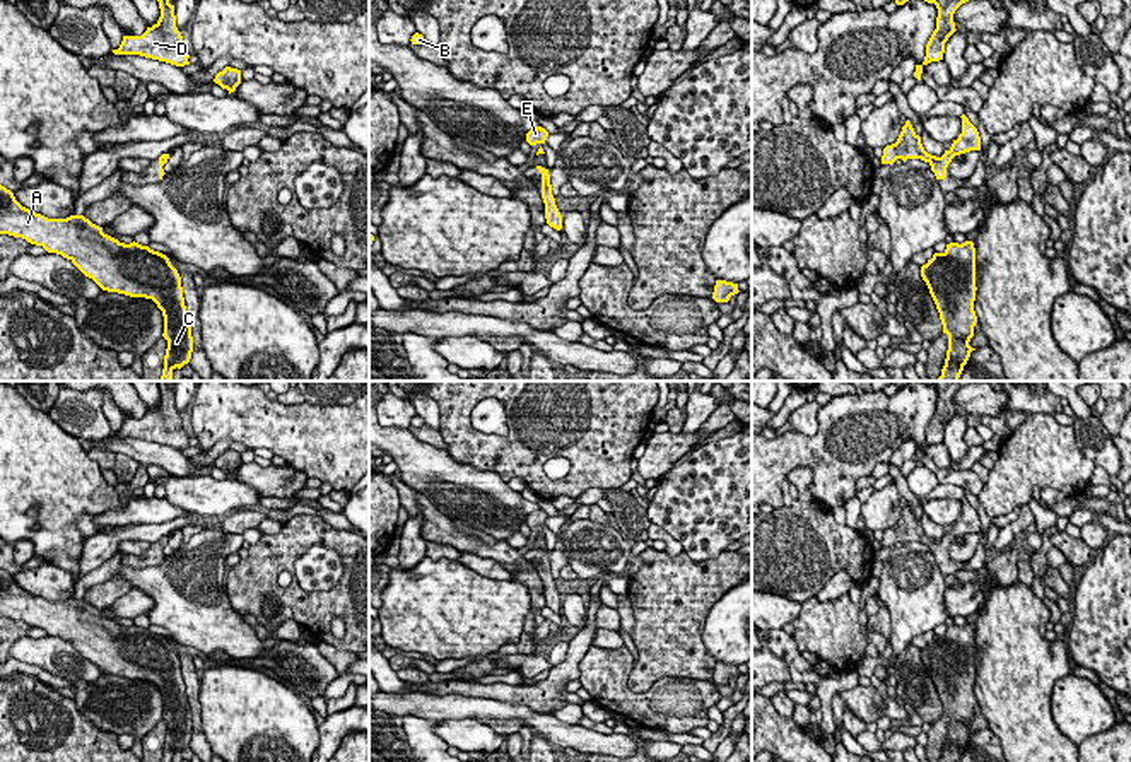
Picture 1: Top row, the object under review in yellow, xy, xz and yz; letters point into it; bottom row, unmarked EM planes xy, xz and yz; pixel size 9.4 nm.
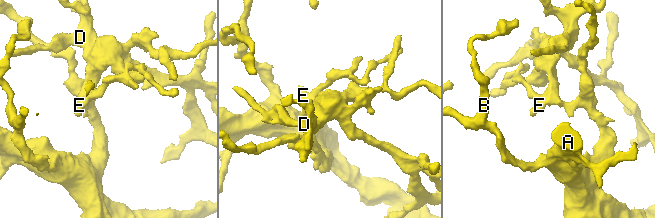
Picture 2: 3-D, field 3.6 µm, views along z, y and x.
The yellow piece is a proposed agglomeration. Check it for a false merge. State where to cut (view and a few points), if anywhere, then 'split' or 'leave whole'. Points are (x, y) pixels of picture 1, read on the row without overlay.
no cut | leave whole

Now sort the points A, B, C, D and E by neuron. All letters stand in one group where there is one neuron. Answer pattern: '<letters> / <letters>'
A B C D E

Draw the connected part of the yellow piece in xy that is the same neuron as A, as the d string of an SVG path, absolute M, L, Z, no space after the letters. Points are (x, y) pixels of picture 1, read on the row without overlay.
M2 567L0 617L62 637L103 673L152 682L162 694L167 723L161 762L173 762L173 753L190 745L193 719L181 659L166 637L135 624L120 625L84 598L48 601L31 595Z

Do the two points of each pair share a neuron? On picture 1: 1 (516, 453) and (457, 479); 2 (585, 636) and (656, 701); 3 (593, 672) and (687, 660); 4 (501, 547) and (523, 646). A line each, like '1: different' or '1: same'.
1: different
2: different
3: different
4: different

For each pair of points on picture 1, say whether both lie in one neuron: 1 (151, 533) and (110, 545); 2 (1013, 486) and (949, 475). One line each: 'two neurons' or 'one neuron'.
1: one neuron
2: two neurons

